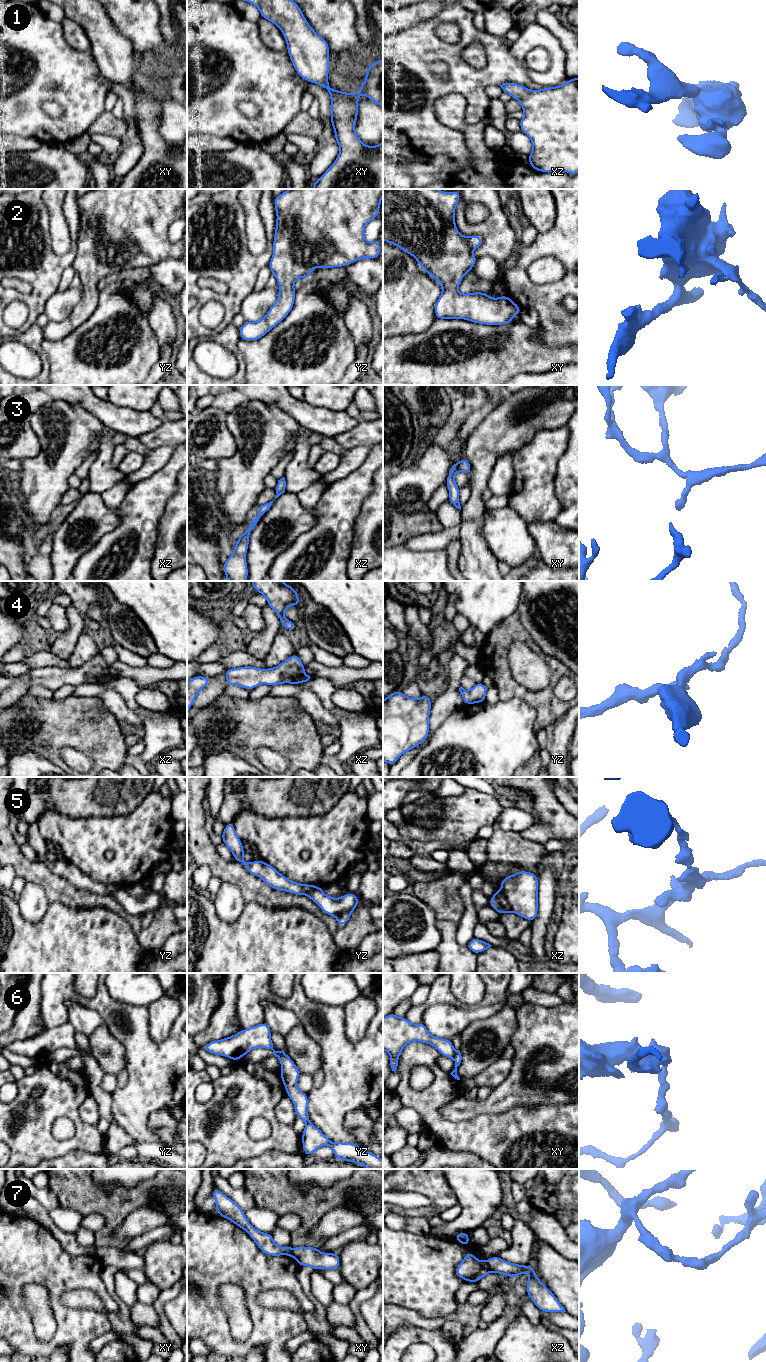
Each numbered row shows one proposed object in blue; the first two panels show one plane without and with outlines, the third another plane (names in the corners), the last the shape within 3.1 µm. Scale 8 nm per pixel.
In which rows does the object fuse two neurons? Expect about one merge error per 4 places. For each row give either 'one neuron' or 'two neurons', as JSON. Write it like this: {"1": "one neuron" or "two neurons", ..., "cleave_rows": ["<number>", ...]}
{"1": "one neuron", "2": "one neuron", "3": "one neuron", "4": "one neuron", "5": "two neurons", "6": "two neurons", "7": "two neurons", "cleave_rows": ["5", "6", "7"]}

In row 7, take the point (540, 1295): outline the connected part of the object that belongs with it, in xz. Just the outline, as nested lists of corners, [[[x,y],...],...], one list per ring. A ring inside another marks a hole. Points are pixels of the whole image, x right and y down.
[[[498,1256],[489,1258],[486,1263],[490,1272],[496,1272],[511,1278],[522,1275],[528,1271],[530,1277],[526,1283],[527,1295],[538,1309],[541,1312],[566,1312],[551,1290],[541,1283],[541,1279],[538,1278],[535,1273],[535,1266],[510,1263]]]

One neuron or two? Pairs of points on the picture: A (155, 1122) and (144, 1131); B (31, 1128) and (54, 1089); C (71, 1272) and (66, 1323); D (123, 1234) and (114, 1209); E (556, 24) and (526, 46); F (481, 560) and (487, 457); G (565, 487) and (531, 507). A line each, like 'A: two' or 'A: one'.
A: two
B: one
C: one
D: two
E: two
F: one
G: two

